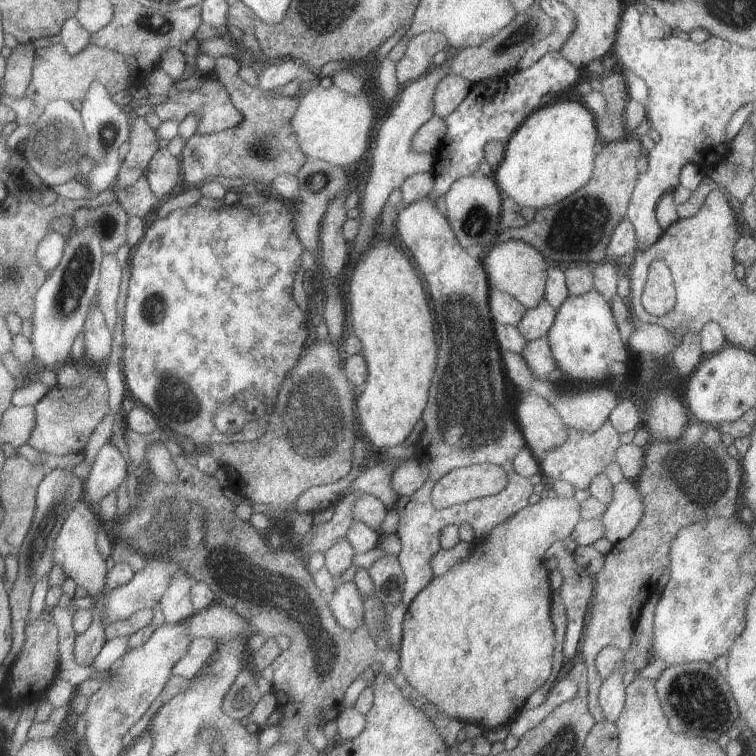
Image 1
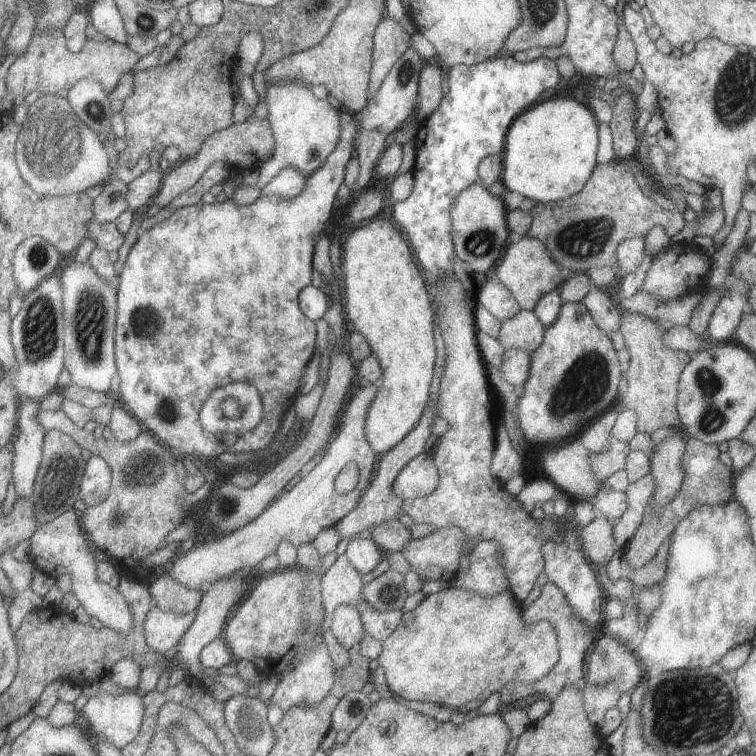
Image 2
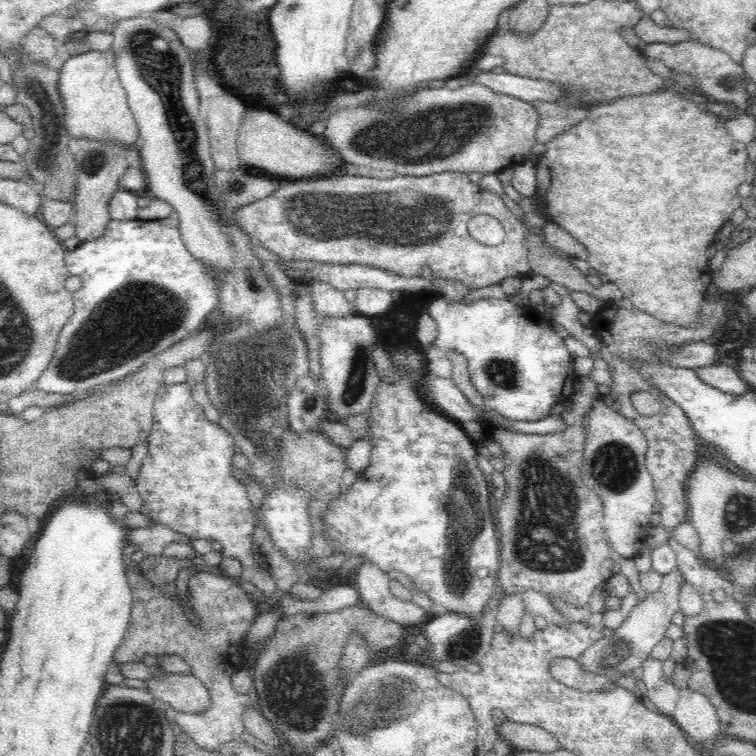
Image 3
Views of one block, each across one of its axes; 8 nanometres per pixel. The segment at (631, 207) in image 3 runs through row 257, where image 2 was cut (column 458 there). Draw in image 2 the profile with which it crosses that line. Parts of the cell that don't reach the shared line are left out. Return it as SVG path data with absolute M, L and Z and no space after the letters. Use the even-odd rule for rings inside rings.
M449 586L423 598L409 614L413 618L407 622L401 620L383 640L383 650L377 658L385 670L387 686L405 702L427 702L447 708L467 702L485 704L491 694L501 694L501 688L511 680L515 684L533 684L559 662L559 644L553 624L545 620L525 620L523 606L509 588L501 588L495 594L479 594Z

